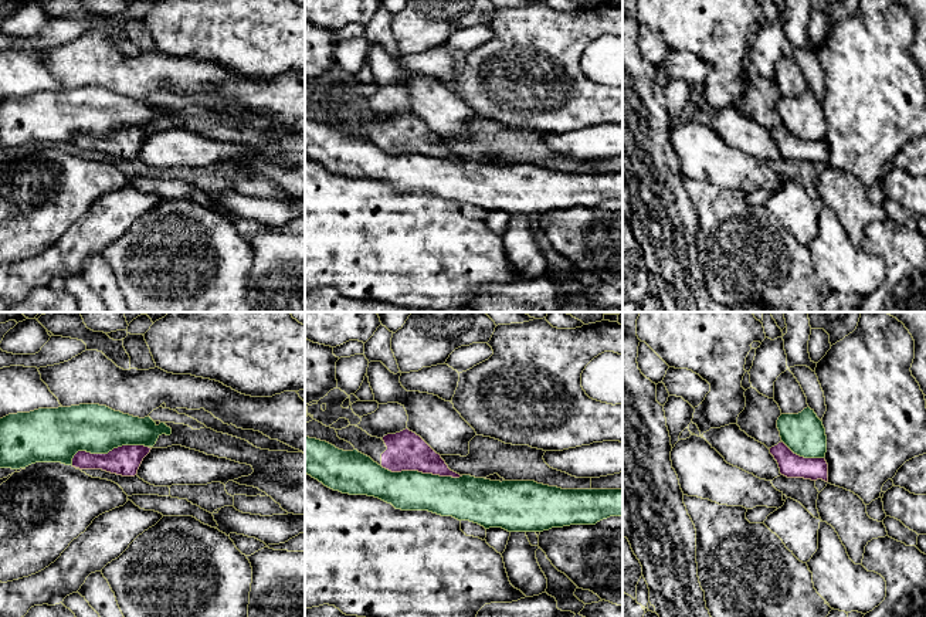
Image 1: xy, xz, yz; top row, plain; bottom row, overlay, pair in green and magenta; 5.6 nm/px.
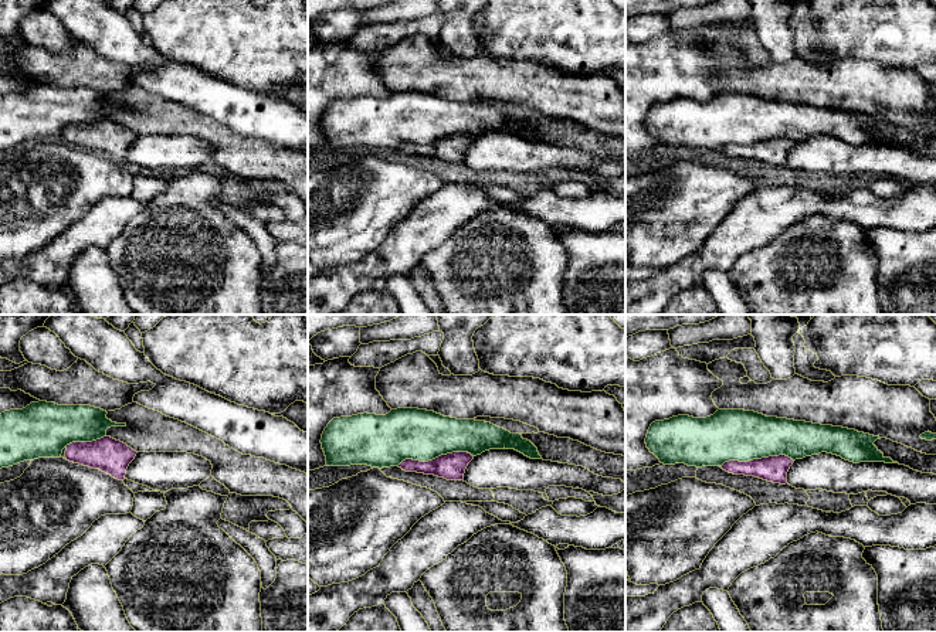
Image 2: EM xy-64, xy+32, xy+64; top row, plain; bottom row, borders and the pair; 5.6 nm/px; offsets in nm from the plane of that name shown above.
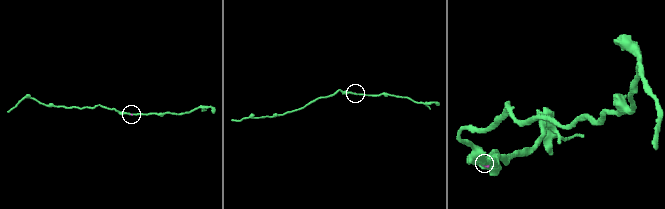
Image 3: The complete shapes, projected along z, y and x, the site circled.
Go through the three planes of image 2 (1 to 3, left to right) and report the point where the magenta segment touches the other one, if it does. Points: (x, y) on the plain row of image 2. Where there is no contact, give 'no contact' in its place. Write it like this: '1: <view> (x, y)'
1: xy-64 (85, 123)
2: xy+32 (434, 140)
3: xy+64 (756, 140)

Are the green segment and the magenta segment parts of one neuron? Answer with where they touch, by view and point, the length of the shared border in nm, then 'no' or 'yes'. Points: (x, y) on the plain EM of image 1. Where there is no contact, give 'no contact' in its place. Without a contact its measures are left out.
xy (107, 135) | 460 nm | no

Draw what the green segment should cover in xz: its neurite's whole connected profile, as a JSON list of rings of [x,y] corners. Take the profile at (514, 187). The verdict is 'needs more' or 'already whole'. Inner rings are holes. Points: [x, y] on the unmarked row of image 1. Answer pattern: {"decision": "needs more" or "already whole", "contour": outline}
{"decision": "already whole", "contour": [[[305,119],[305,156],[342,176],[374,179],[396,191],[428,193],[469,203],[485,211],[543,214],[570,207],[596,207],[610,199],[623,199],[623,172],[562,172],[535,163],[501,165],[471,157],[452,160],[418,153],[391,155],[357,132],[343,133],[309,119]]]}

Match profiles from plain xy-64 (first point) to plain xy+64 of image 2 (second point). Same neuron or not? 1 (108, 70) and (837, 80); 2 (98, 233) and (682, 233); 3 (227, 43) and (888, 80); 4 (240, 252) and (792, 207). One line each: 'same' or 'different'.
1: same
2: different
3: different
4: different

